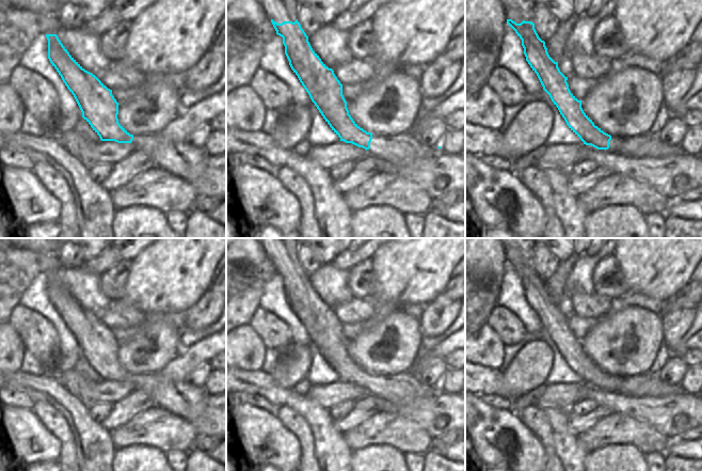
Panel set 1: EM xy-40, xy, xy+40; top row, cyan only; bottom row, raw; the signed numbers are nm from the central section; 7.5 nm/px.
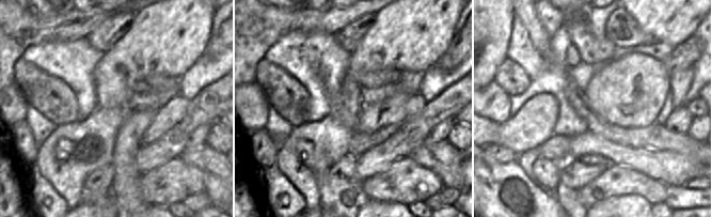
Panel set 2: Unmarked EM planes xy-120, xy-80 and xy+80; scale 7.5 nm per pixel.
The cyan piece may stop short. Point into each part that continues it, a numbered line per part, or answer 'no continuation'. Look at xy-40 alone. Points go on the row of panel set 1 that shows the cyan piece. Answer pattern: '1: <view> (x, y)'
no continuation

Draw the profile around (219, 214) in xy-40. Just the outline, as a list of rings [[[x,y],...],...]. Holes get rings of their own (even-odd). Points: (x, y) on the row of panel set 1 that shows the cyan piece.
[[[224,198],[218,207],[209,210],[206,215],[216,222],[226,226],[226,198]]]

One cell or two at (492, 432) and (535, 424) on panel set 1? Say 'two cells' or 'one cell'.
two cells

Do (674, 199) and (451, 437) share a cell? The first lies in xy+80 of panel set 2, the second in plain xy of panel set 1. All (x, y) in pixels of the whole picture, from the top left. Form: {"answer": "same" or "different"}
{"answer": "different"}

